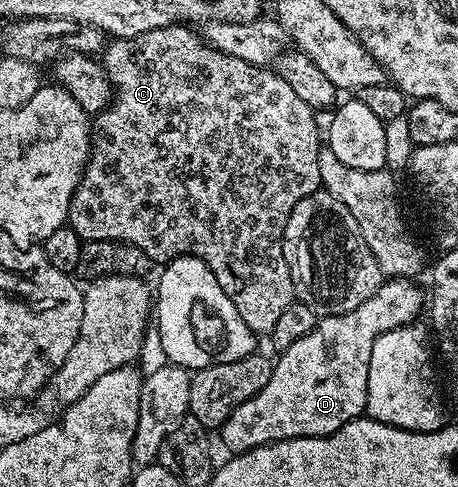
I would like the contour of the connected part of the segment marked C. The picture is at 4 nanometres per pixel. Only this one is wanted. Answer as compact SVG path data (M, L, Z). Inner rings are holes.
M173 24L172 26L164 26L156 30L148 30L139 36L129 38L114 38L103 47L100 53L100 63L106 76L110 79L110 87L114 90L114 99L100 113L97 113L92 120L92 151L90 160L86 167L82 170L82 181L78 183L78 188L74 191L74 197L70 203L70 215L68 217L68 226L72 230L76 230L79 238L85 242L87 240L123 240L132 246L136 246L140 250L144 250L144 254L148 254L148 258L152 262L169 262L177 258L177 256L195 256L200 258L212 270L212 274L216 274L216 282L220 286L220 290L224 290L224 294L228 294L228 298L232 298L232 306L236 306L236 314L240 314L240 318L244 318L244 326L248 326L248 330L252 330L256 334L269 334L272 326L276 326L276 321L280 319L280 313L290 304L295 303L294 283L292 282L292 274L286 265L284 258L284 250L282 249L282 239L284 238L284 230L288 226L288 218L292 214L292 210L296 206L296 202L300 202L304 198L308 198L308 194L319 191L322 179L320 178L320 162L318 161L318 150L320 141L318 141L318 120L314 109L308 106L308 102L303 102L296 93L288 87L288 82L284 82L284 78L280 78L277 72L269 67L261 68L255 64L243 62L240 58L232 58L232 54L224 54L220 50L216 50L212 45L206 43L197 31L193 32L193 27L186 24Z

